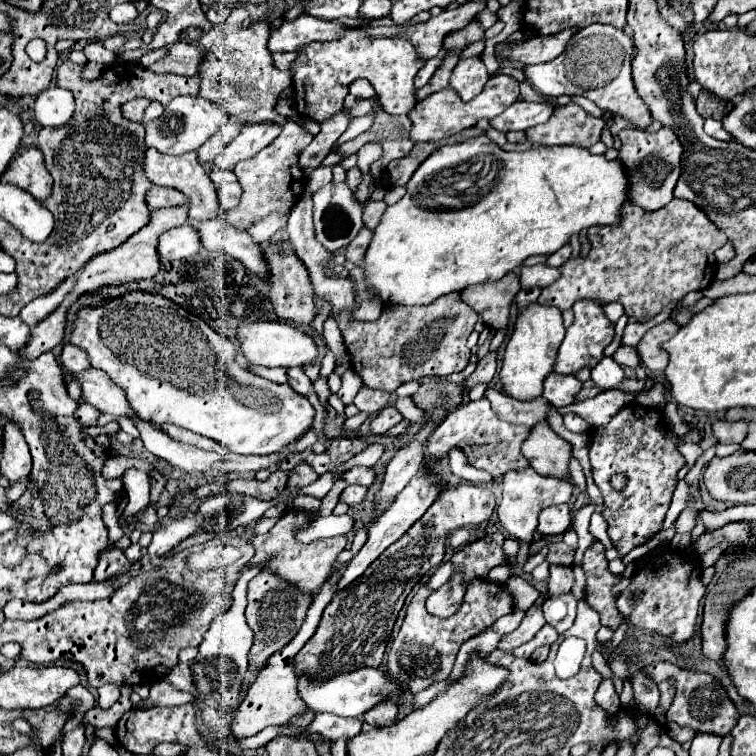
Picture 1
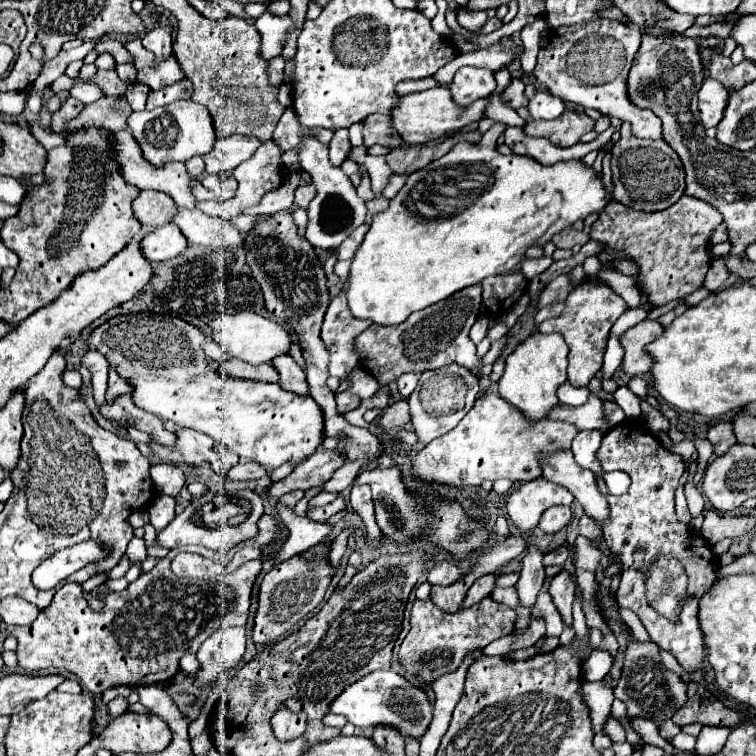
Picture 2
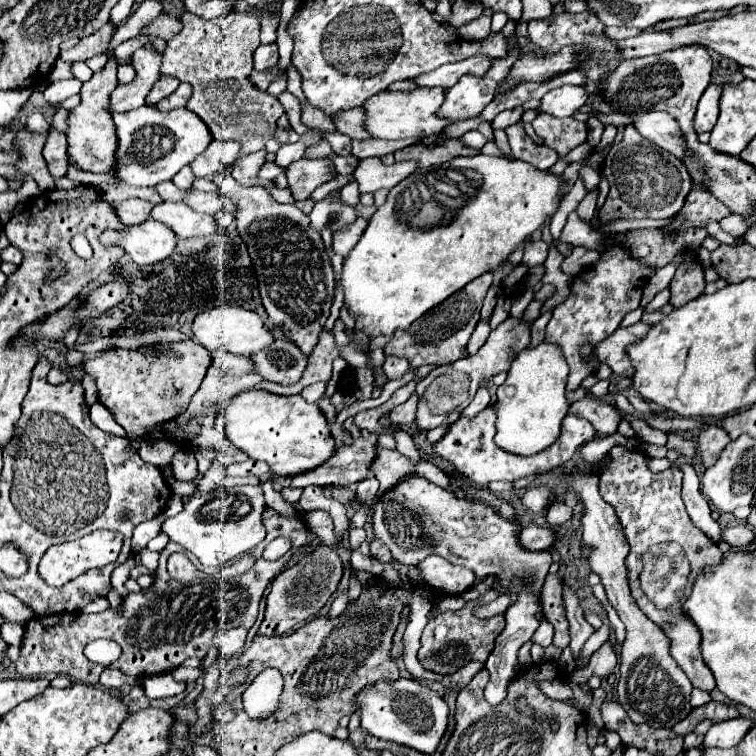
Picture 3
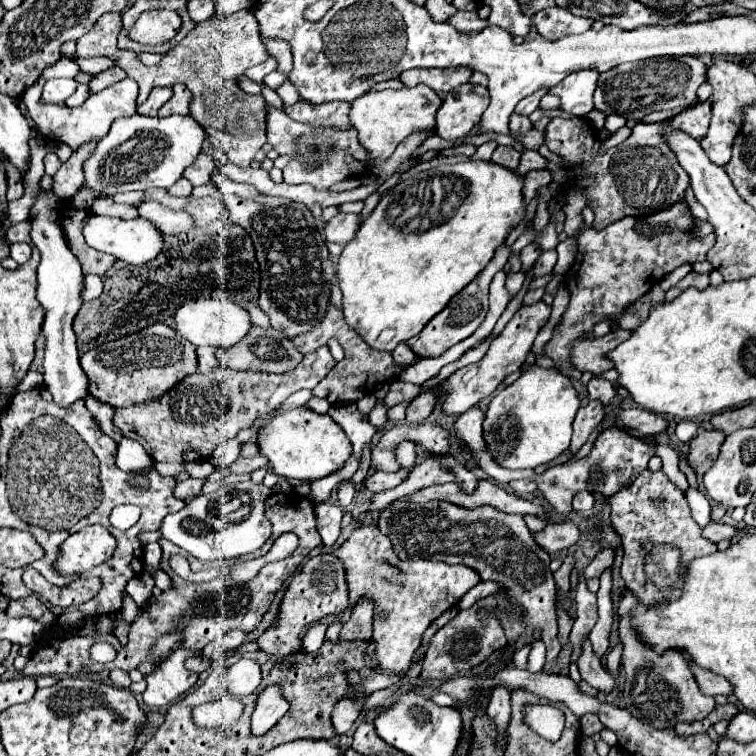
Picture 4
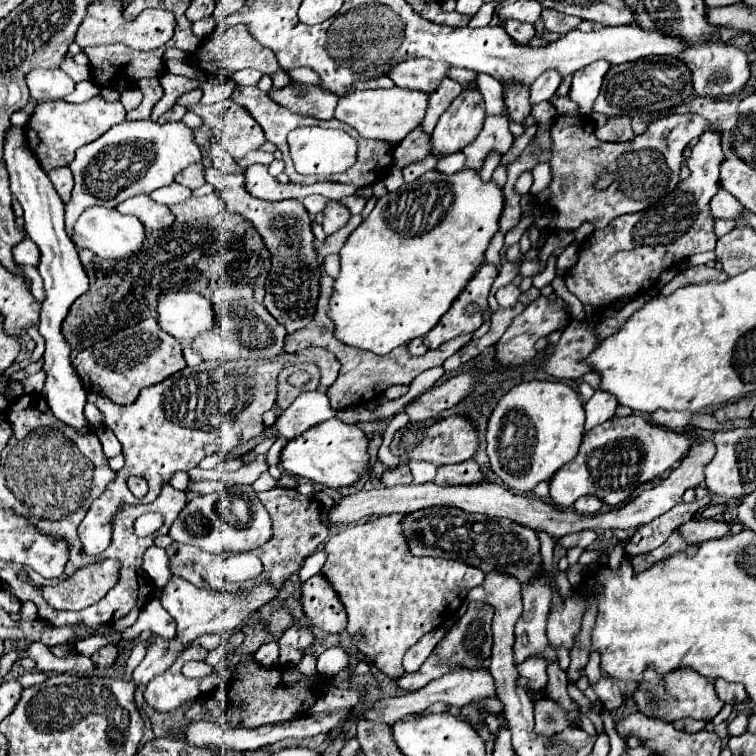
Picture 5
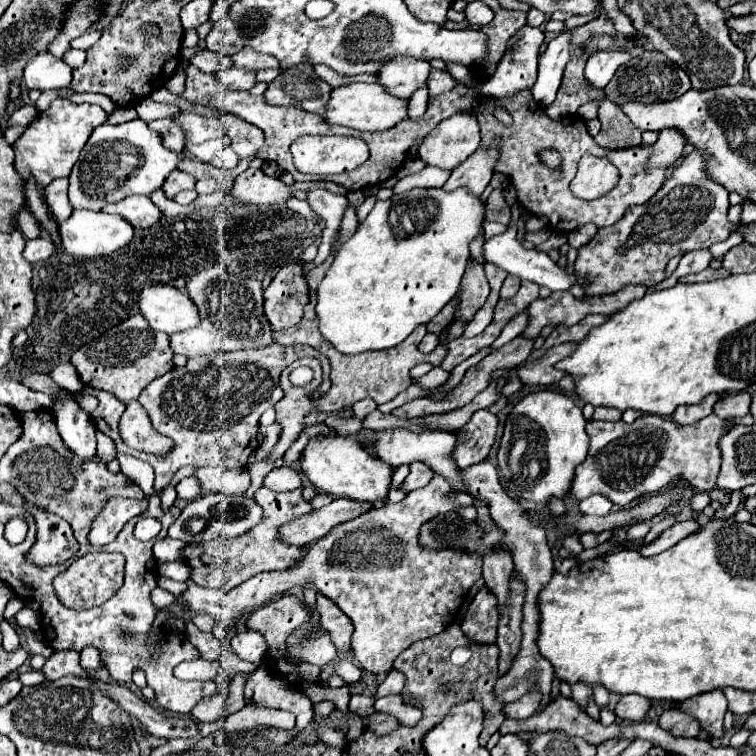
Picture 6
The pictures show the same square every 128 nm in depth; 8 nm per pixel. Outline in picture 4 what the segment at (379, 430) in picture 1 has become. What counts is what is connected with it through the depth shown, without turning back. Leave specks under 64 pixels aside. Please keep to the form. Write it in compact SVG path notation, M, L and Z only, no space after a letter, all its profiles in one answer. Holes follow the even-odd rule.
M422 392L418 398L414 398L408 404L406 420L412 422L412 424L420 424L430 416L434 406L436 406L436 396L432 396L432 392Z

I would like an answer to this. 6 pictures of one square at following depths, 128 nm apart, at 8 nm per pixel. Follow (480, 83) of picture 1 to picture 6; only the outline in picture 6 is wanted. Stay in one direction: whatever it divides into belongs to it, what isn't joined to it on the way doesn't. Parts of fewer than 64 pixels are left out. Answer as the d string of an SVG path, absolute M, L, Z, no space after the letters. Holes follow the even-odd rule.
M472 112L442 120L418 148L418 158L430 166L452 170L480 146L480 126Z

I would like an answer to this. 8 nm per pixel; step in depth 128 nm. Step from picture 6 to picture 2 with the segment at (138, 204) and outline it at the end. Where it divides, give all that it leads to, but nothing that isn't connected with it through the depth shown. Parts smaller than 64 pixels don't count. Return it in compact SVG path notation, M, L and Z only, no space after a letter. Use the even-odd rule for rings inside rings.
M178 208L174 224L178 224L178 228L184 232L190 244L200 244L208 248L244 246L244 238L234 224L220 218L212 218L198 208Z

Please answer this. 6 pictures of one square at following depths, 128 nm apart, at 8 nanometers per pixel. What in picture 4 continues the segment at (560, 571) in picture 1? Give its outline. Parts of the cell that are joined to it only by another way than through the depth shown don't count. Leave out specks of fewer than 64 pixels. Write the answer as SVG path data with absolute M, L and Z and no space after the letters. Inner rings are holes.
M584 640L582 644L582 652L578 658L578 670L580 670L582 680L586 680L590 686L602 692L610 692L614 688L614 678L604 670L600 658L592 652L592 646L588 640Z

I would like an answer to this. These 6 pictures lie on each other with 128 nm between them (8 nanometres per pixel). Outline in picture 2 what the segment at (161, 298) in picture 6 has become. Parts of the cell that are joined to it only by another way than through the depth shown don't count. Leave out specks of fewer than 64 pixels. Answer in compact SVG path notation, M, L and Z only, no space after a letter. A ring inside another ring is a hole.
M238 310L232 314L224 314L218 316L212 324L212 338L214 342L218 342L224 350L230 352L230 356L240 358L248 364L264 364L264 362L272 362L276 356L280 354L288 354L290 346L292 346L292 338L286 332L286 328L270 318L264 318L260 314L248 312L248 310Z

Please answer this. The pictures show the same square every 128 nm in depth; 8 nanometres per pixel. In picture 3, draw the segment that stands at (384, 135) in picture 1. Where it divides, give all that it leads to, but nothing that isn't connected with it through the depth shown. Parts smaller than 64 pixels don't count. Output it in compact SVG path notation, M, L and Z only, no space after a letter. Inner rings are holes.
M354 108L352 112L344 112L336 120L336 130L358 140L374 140L370 132L366 130L366 110L364 108Z

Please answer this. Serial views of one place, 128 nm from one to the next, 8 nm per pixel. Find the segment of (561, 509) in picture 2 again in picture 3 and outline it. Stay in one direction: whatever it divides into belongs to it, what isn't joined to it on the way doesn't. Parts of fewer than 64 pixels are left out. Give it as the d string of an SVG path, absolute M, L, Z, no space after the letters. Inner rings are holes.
M552 504L550 506L550 510L548 510L548 514L546 514L546 522L550 524L550 526L560 526L560 524L564 524L564 522L568 522L572 518L572 508L568 508L566 504Z

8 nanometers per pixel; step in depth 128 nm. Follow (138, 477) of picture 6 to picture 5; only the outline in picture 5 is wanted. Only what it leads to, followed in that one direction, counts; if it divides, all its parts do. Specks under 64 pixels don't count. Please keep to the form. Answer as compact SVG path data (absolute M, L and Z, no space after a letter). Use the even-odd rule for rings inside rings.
M99 428L96 433L108 458L112 458L122 452L122 445L110 429Z

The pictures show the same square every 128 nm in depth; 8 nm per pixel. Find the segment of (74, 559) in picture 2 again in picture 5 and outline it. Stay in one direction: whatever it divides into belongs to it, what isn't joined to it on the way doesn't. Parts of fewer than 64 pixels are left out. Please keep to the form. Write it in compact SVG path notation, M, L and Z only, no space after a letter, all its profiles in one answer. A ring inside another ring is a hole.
M306 348L302 352L296 354L284 354L280 360L234 360L234 362L202 362L200 366L186 366L182 372L176 372L176 376L170 376L168 380L152 386L152 388L144 388L144 392L140 392L138 400L128 404L128 406L120 406L110 402L106 396L96 396L90 394L90 402L96 404L104 416L104 424L106 428L110 428L116 438L122 444L122 452L126 456L126 466L122 470L118 470L118 476L112 484L108 484L106 492L96 498L88 510L88 514L84 516L84 520L78 526L78 538L82 542L82 552L88 556L98 556L102 554L108 546L110 546L110 518L112 514L118 510L118 506L122 502L126 504L140 504L140 502L152 502L156 500L156 496L160 494L160 484L164 484L164 480L170 480L174 472L184 470L188 472L190 468L198 466L202 458L206 458L208 454L214 452L222 452L222 450L230 450L240 442L246 442L250 438L254 438L256 434L260 434L264 430L262 424L262 414L266 410L270 410L276 402L276 378L280 374L282 368L298 364L298 362L314 362L320 370L320 390L326 390L338 376L340 370L340 362L338 358L324 350L324 348ZM130 476L142 476L148 480L150 490L144 498L136 498L130 488L126 486L126 480Z

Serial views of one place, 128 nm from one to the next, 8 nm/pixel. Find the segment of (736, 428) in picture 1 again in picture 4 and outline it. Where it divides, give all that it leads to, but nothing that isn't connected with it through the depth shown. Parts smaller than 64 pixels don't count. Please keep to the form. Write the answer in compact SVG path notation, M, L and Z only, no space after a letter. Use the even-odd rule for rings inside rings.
M702 430L690 440L690 454L686 460L696 474L706 474L706 470L714 466L724 438L726 436L720 430Z

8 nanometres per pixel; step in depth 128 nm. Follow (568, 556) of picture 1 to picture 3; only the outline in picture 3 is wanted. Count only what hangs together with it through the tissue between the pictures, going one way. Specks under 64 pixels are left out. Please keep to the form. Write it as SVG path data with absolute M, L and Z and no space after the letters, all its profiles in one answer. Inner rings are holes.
M406 476L402 478L396 486L392 486L388 492L380 496L380 500L374 504L374 514L372 514L372 524L374 524L374 534L380 538L392 552L392 556L402 562L402 564L418 564L430 554L438 554L446 558L450 564L458 564L464 568L470 568L480 580L486 576L494 576L500 586L508 592L518 590L520 586L528 584L534 586L536 590L542 586L548 568L552 564L550 552L528 552L518 544L516 528L494 514L490 508L484 508L480 504L470 504L466 500L460 500L452 492L428 482L422 476Z

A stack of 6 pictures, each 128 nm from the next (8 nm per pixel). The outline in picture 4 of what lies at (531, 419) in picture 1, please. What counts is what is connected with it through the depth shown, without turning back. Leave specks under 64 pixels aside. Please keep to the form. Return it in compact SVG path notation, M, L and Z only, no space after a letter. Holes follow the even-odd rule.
M632 408L632 410L620 410L618 412L616 426L638 430L644 436L654 436L654 434L664 432L668 422L660 414L654 414L654 412L642 410L642 408Z

